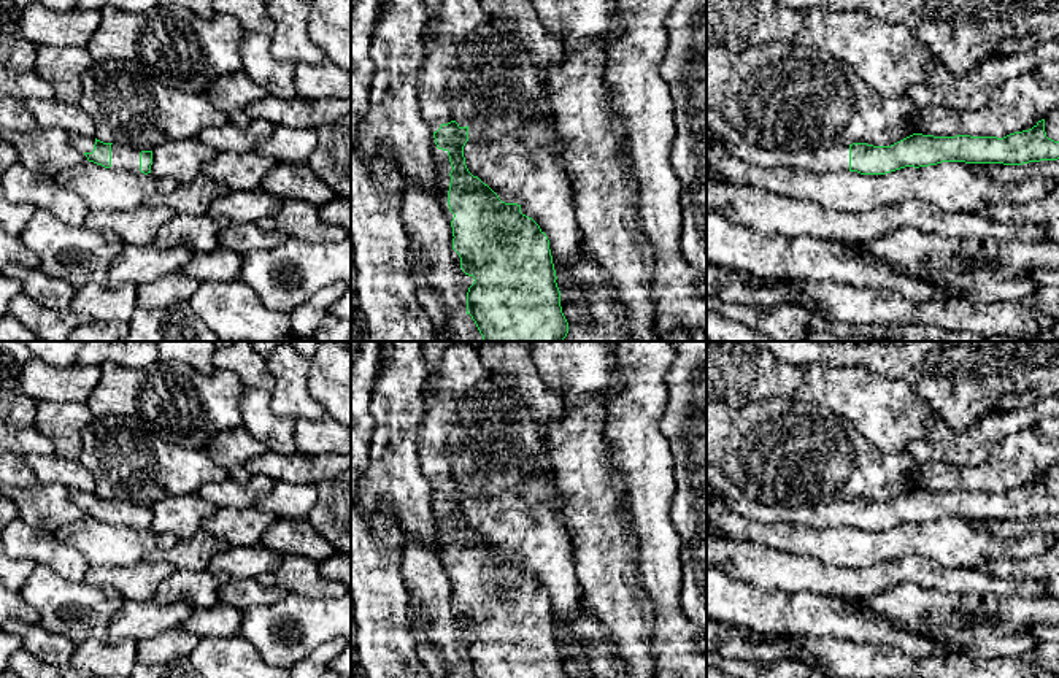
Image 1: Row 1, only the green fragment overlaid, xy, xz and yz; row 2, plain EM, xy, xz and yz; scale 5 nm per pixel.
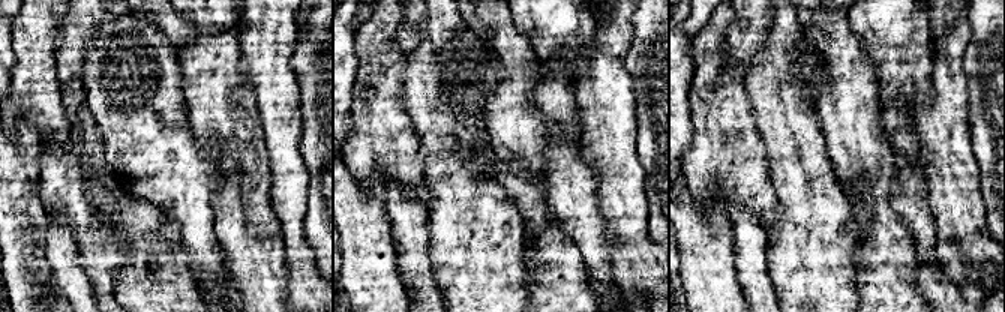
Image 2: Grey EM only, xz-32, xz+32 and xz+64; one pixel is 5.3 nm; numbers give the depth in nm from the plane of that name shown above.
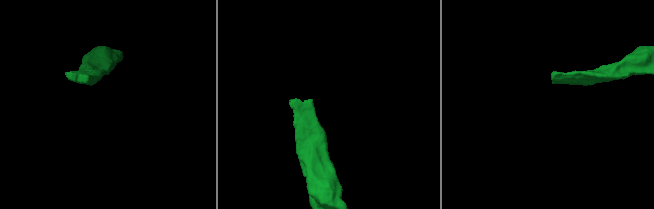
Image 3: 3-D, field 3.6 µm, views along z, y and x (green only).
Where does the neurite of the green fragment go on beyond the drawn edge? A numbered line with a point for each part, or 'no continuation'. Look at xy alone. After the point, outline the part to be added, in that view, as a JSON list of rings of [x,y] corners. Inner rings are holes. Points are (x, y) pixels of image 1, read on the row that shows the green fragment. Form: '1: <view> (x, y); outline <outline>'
1: xy (126, 157); outline [[[113,143],[111,144],[111,167],[114,170],[130,171],[135,175],[144,175],[140,171],[140,152],[143,149],[130,144]]]

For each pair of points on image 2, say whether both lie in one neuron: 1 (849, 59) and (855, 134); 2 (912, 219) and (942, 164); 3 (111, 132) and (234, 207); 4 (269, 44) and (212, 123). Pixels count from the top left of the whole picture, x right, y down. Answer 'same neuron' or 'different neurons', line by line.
1: same neuron
2: different neurons
3: different neurons
4: different neurons

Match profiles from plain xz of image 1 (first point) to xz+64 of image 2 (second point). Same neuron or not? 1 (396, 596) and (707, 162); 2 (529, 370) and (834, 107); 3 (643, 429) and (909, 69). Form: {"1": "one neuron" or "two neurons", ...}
{"1": "two neurons", "2": "one neuron", "3": "two neurons"}

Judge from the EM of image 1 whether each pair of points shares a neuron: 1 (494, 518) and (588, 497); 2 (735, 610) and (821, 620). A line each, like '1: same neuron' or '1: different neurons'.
1: different neurons
2: same neuron

